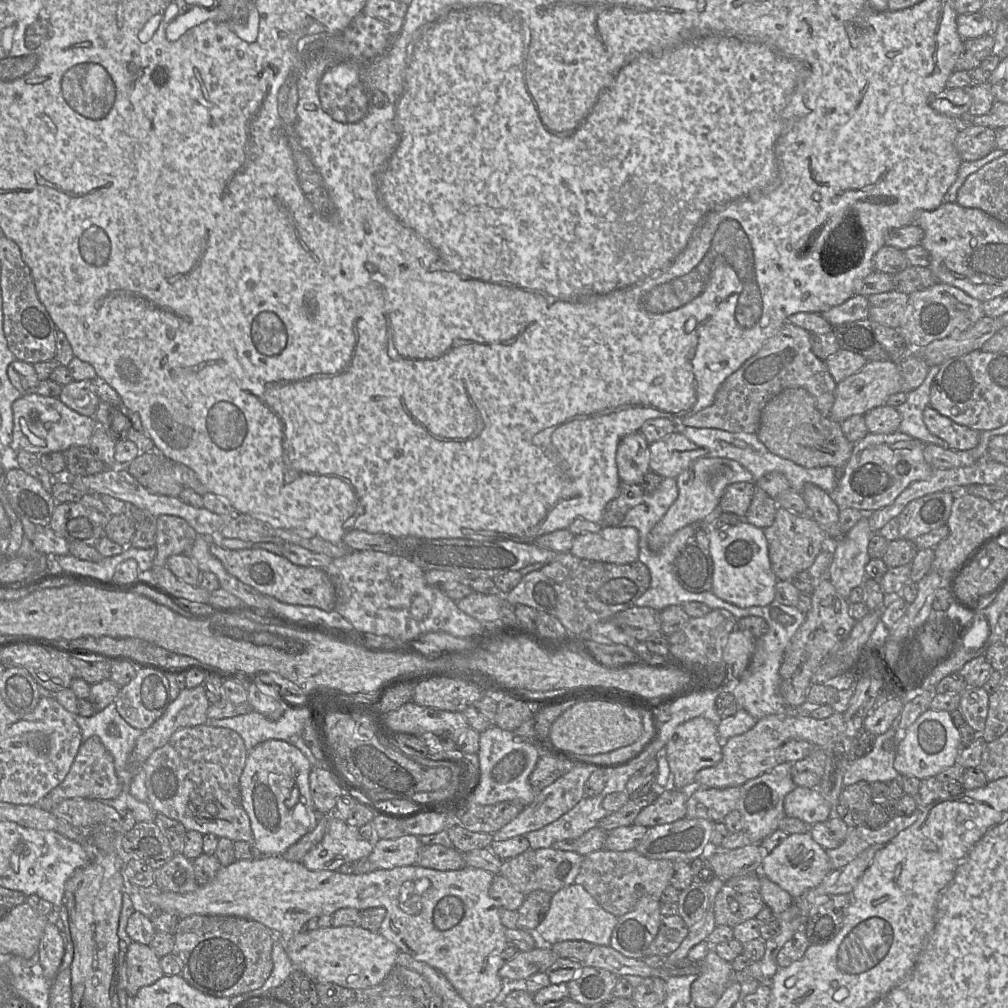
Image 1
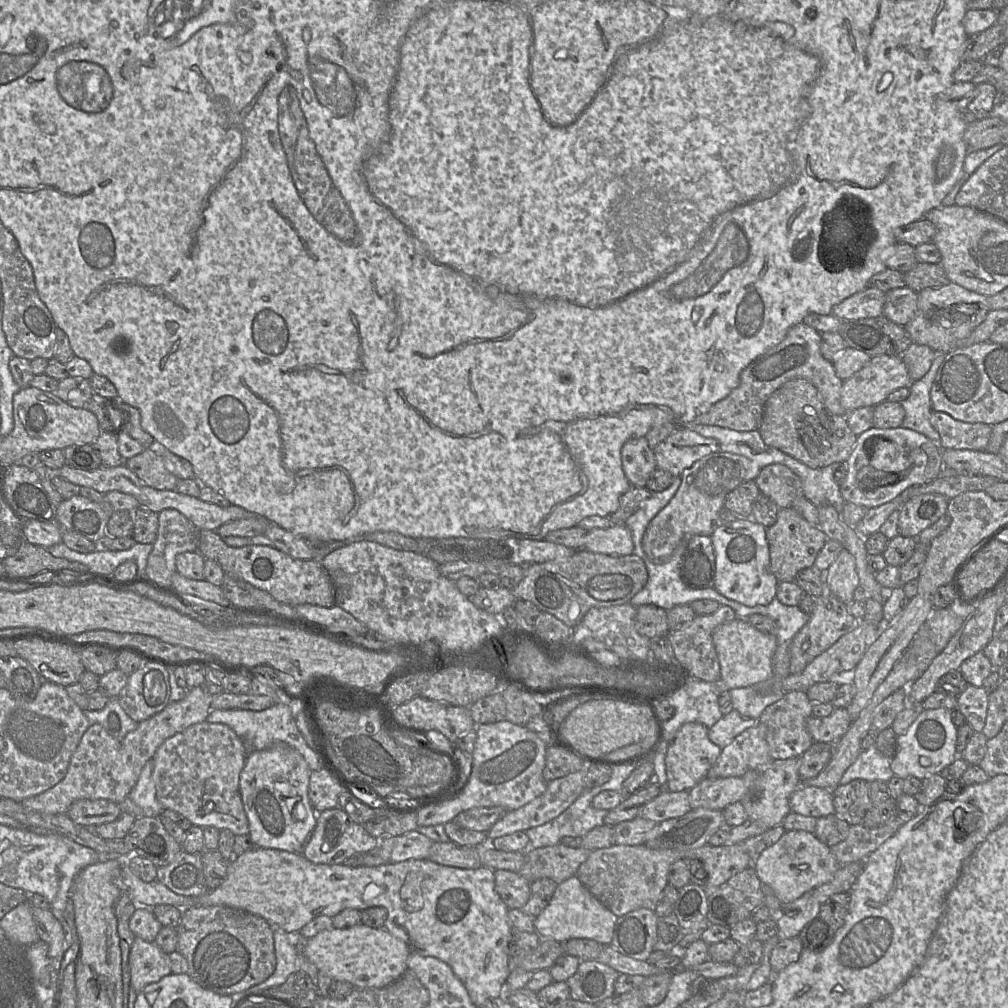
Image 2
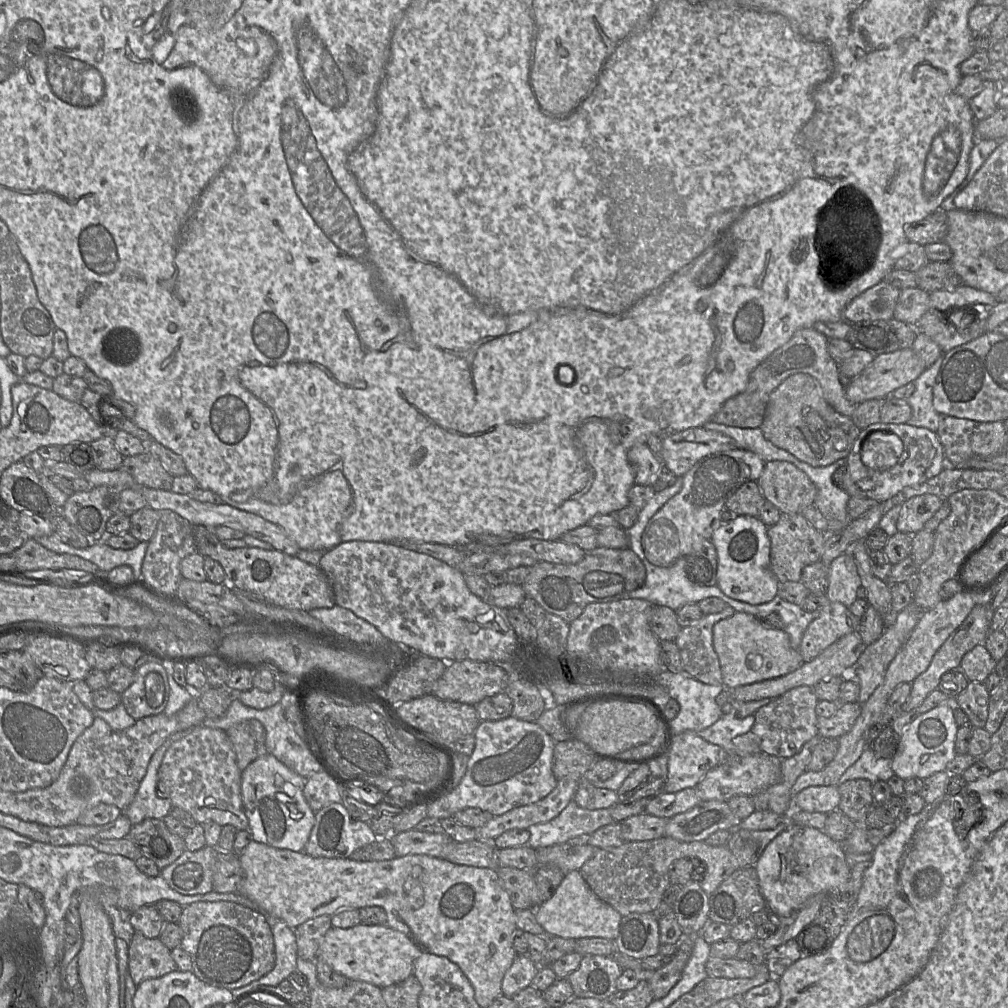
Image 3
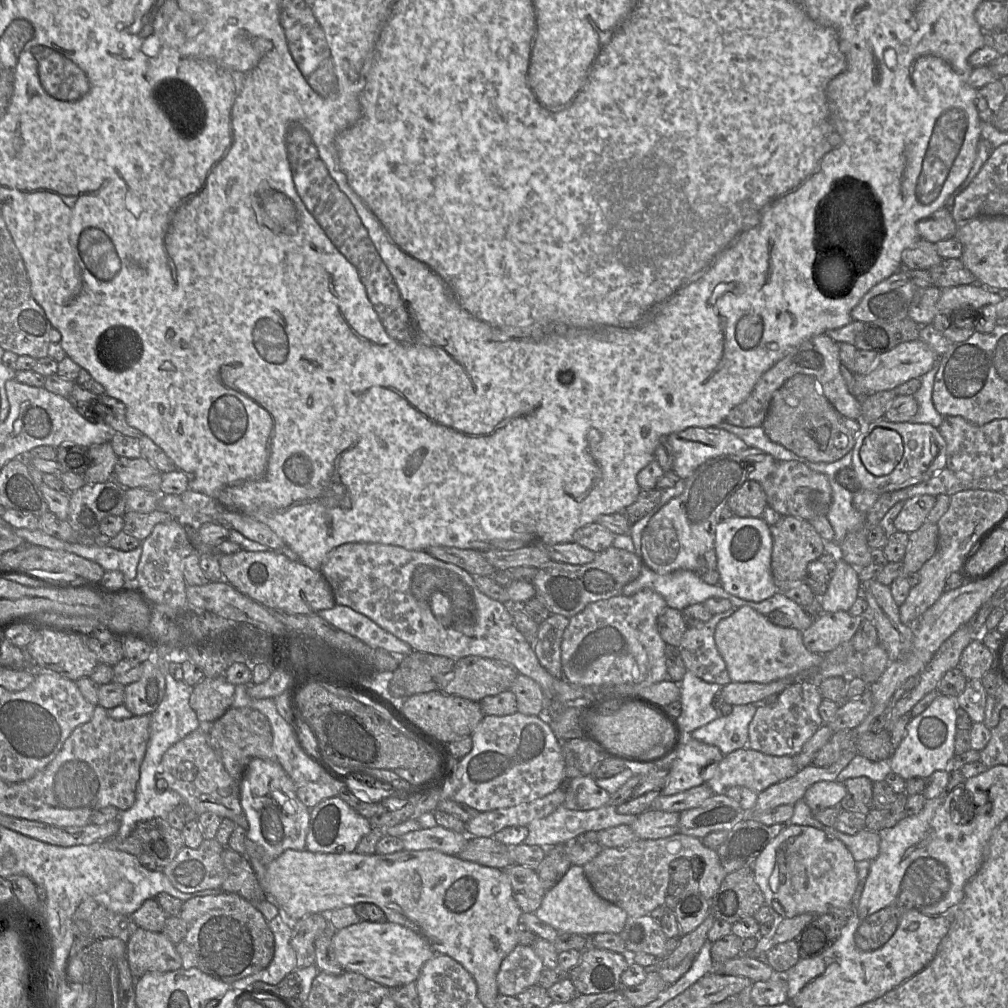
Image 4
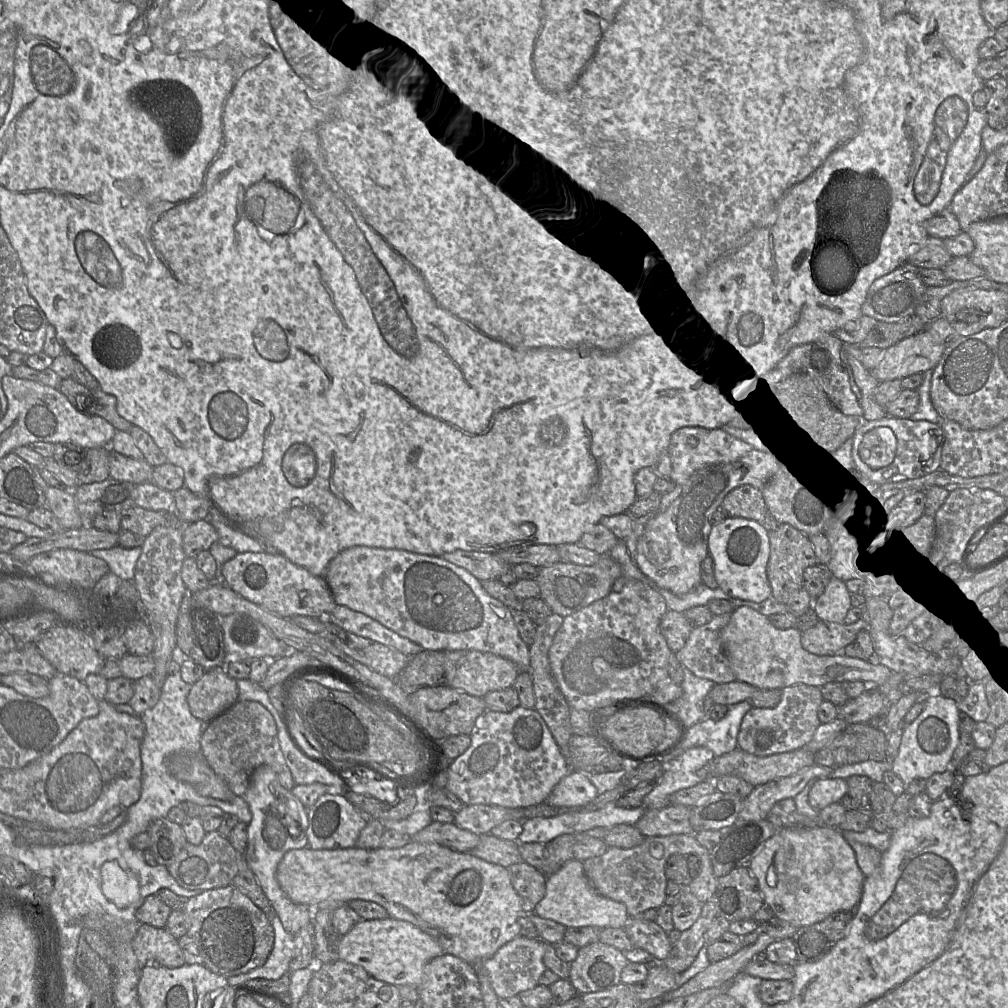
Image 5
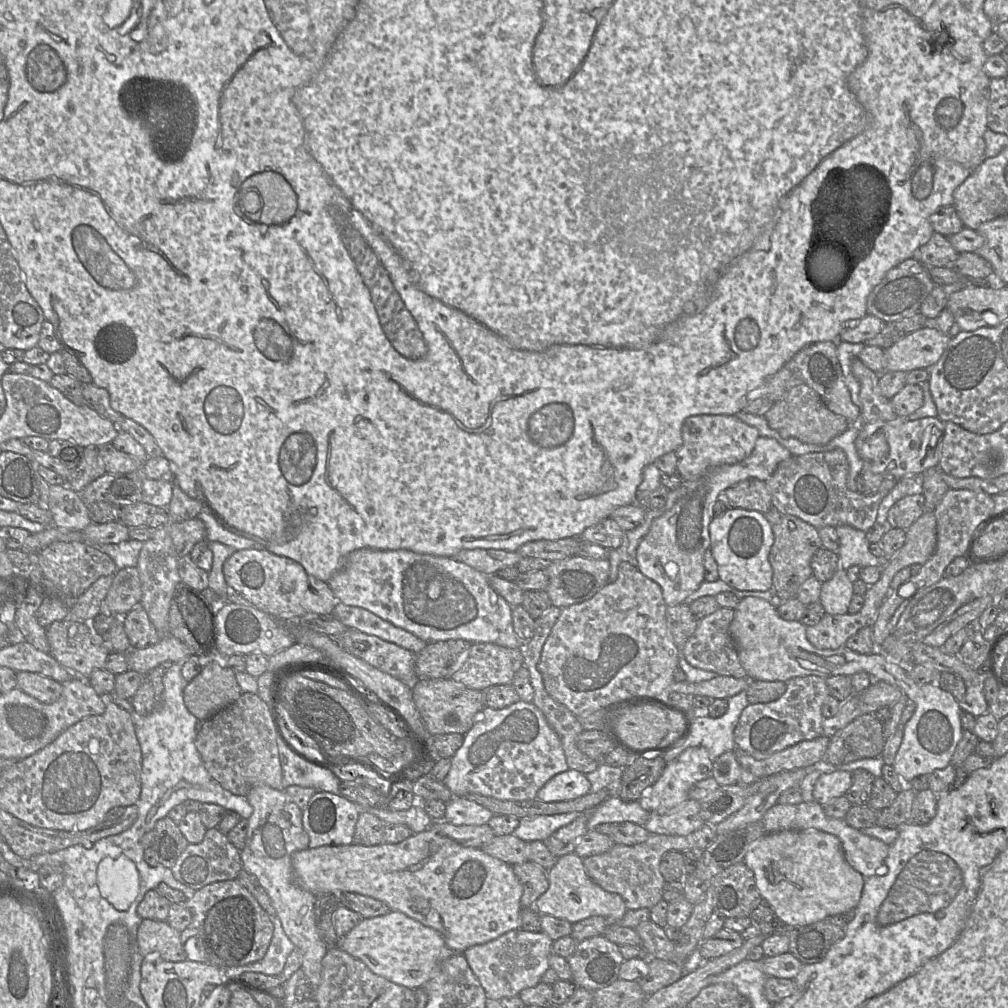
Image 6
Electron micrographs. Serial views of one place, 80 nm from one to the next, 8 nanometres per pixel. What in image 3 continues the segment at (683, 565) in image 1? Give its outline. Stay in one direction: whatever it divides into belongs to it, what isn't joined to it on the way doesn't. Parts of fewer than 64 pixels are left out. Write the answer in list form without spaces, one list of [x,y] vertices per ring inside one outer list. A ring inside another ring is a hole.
[[[711,541],[703,543],[700,550],[684,556],[687,578],[699,586],[717,585],[717,552]]]

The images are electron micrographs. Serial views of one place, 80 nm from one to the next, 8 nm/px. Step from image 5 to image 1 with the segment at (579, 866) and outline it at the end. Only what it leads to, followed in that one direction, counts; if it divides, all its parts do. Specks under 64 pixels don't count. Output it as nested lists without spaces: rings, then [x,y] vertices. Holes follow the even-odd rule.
[[[573,883],[552,895],[548,913],[535,929],[535,935],[544,945],[566,940],[584,940],[594,945],[609,946],[618,917],[606,911],[581,885]]]

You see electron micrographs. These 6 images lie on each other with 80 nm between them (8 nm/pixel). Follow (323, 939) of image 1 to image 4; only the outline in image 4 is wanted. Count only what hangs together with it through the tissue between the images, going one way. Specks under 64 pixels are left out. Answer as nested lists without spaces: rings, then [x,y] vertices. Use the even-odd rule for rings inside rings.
[[[389,921],[359,923],[338,930],[332,938],[335,960],[344,971],[355,972],[388,988],[416,982],[421,968],[435,951],[411,929]]]

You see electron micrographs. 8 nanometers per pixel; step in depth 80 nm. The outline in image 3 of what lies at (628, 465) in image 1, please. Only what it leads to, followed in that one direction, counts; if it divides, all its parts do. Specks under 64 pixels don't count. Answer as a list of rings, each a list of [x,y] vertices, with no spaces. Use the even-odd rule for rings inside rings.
[[[645,443],[634,445],[627,452],[627,459],[634,469],[634,483],[637,485],[651,485],[662,463]]]

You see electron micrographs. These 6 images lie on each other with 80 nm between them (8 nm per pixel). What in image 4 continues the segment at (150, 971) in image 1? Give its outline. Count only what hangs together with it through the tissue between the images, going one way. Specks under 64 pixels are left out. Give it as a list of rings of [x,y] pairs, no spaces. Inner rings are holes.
[[[135,928],[126,944],[126,958],[134,979],[148,971],[169,972],[182,968],[182,959],[163,933]]]

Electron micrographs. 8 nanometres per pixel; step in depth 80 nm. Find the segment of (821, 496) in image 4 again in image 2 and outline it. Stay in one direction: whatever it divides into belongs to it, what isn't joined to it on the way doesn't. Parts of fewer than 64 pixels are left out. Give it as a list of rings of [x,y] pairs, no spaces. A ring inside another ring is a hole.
[[[770,464],[761,468],[754,480],[761,494],[770,498],[779,509],[790,508],[803,495],[801,479],[783,464]]]

